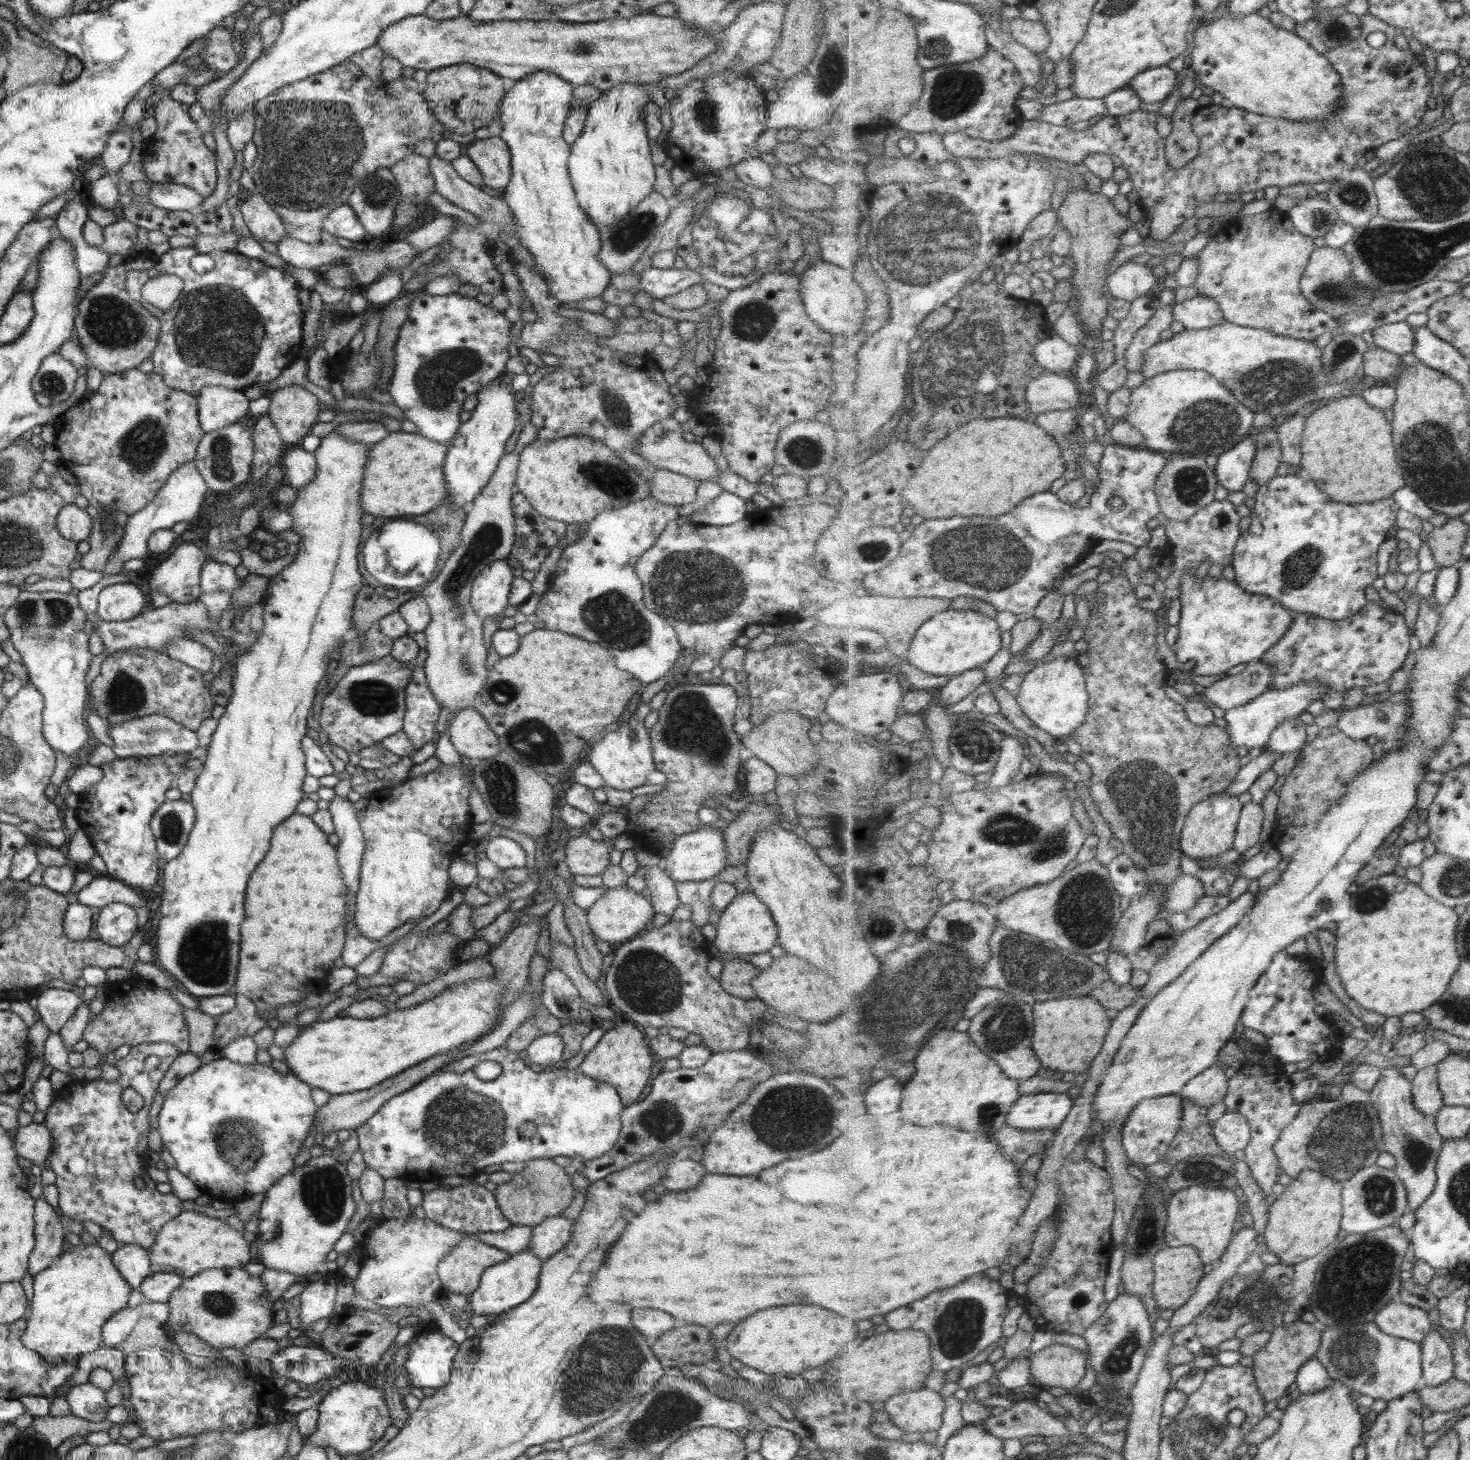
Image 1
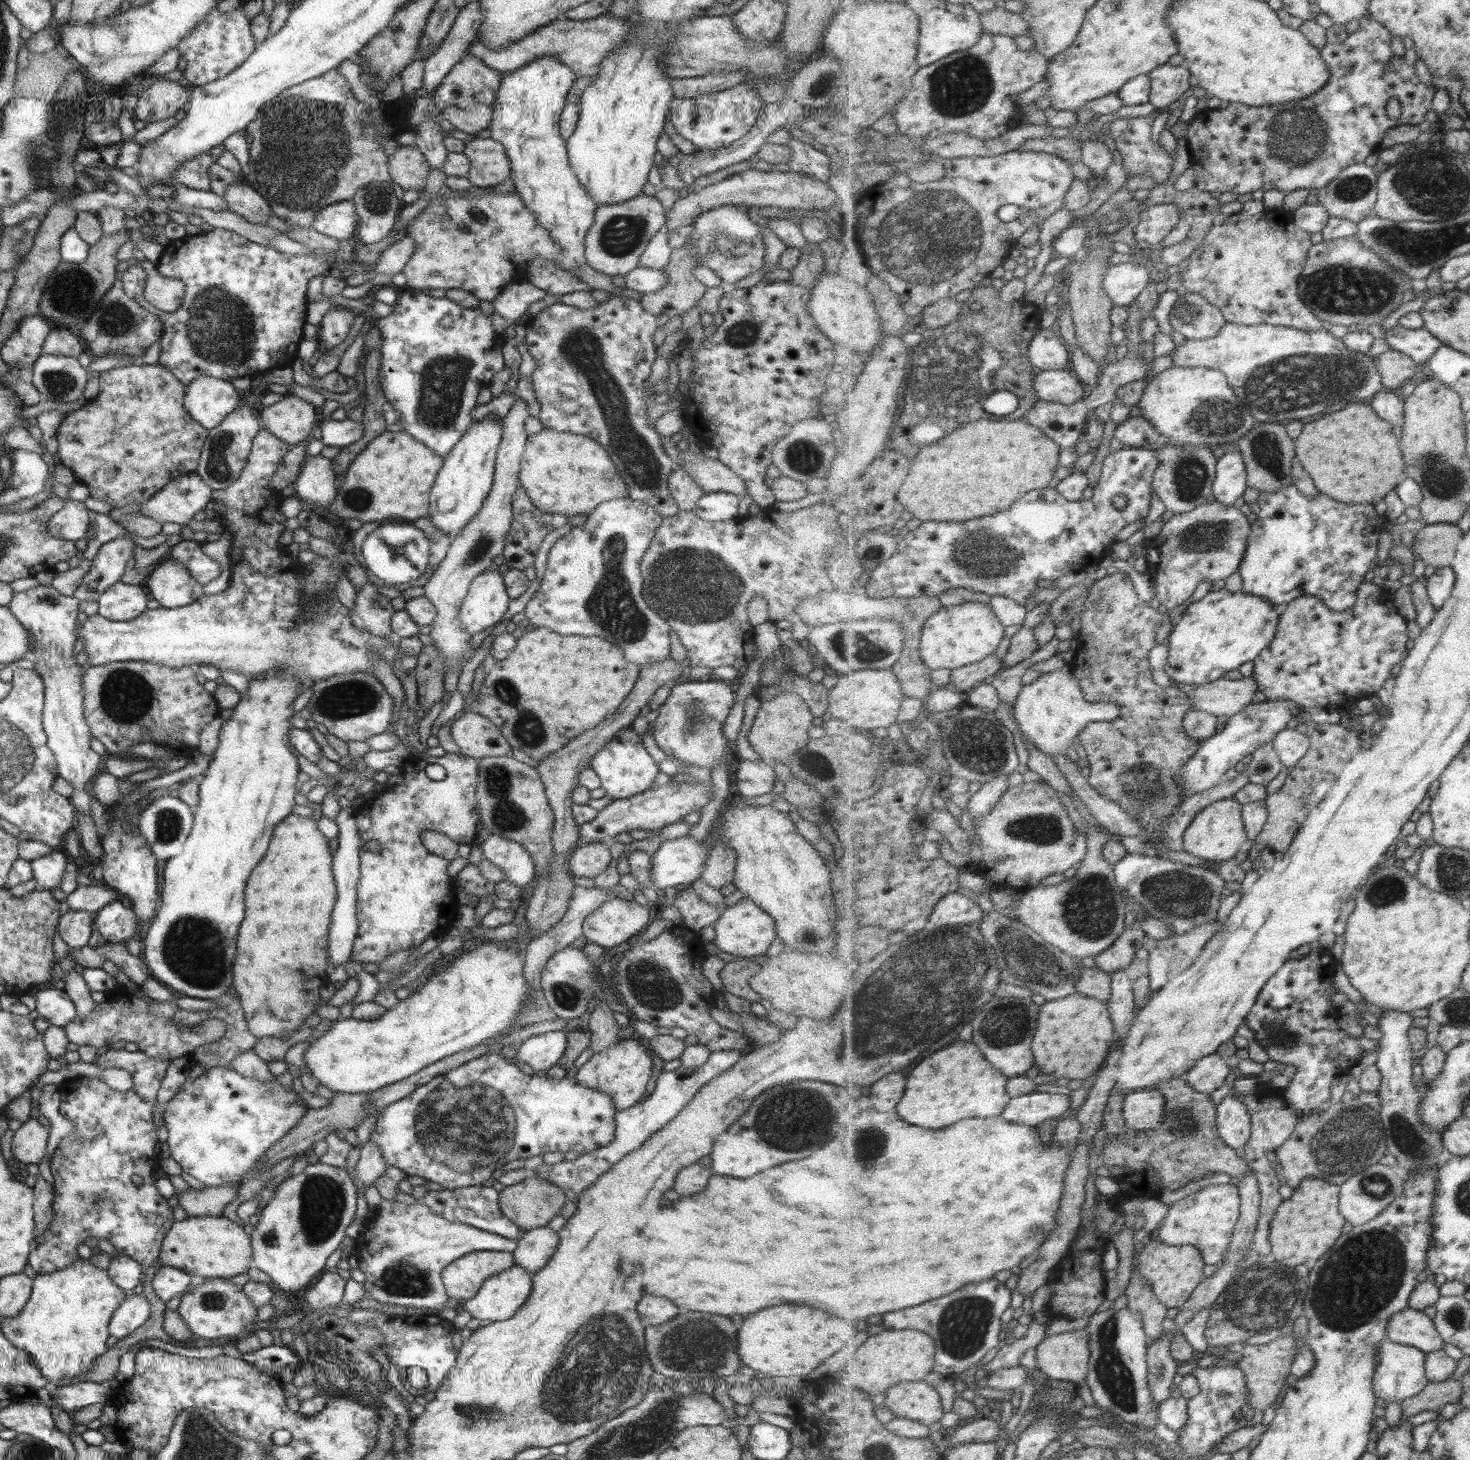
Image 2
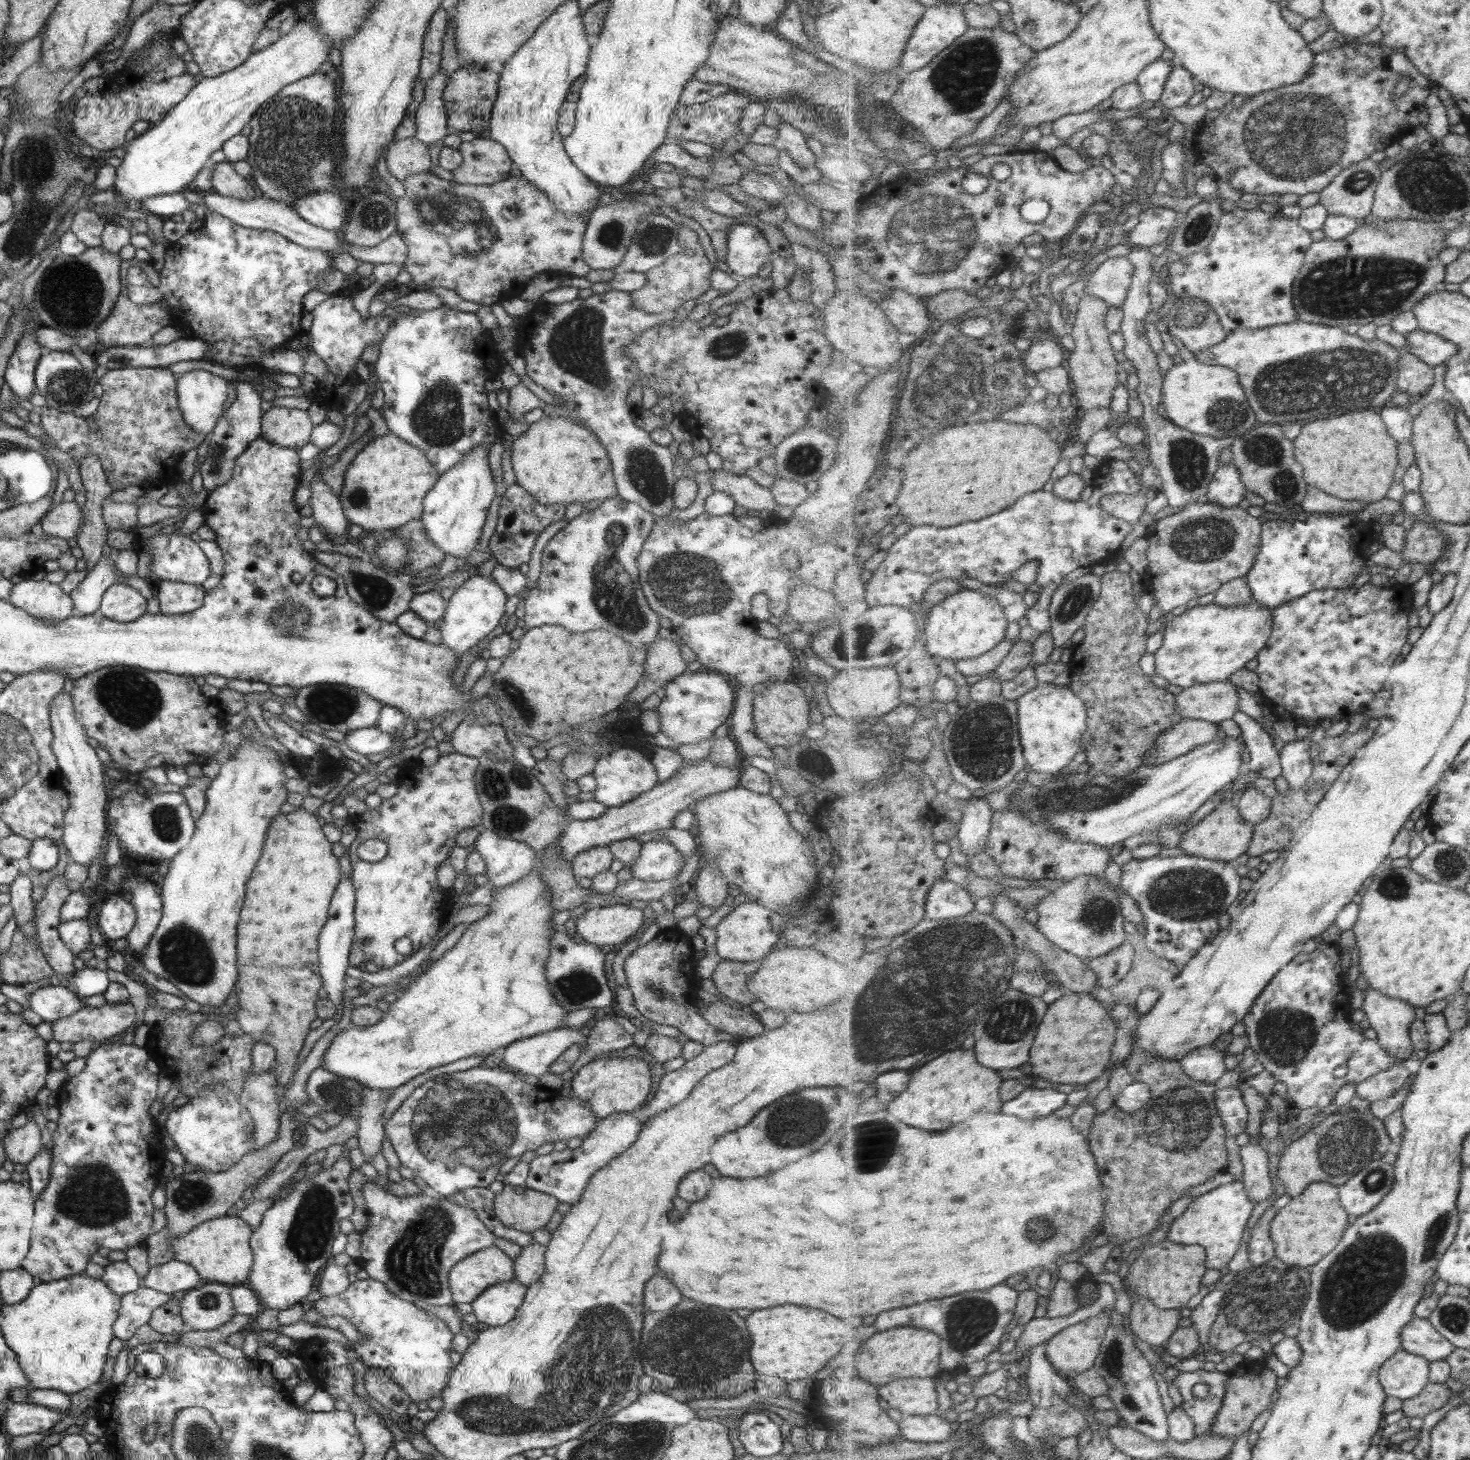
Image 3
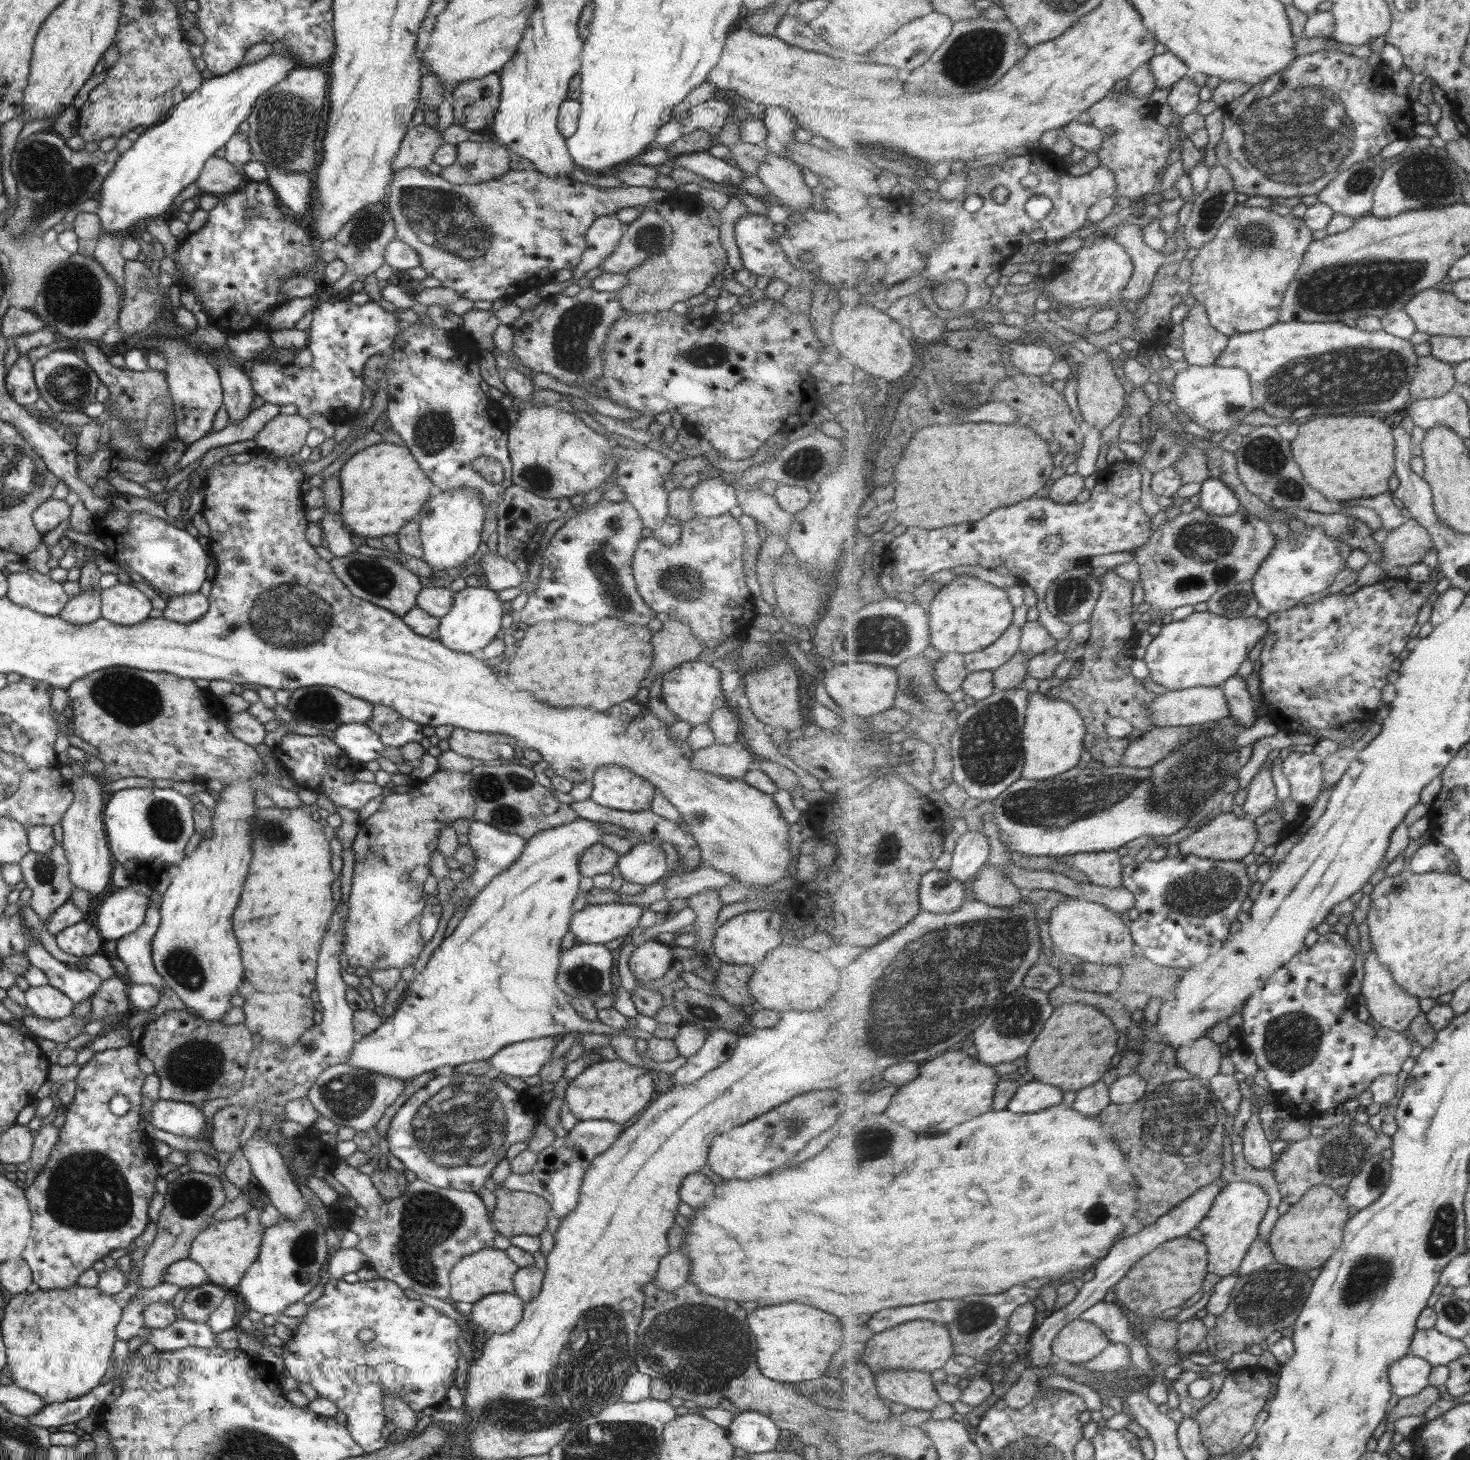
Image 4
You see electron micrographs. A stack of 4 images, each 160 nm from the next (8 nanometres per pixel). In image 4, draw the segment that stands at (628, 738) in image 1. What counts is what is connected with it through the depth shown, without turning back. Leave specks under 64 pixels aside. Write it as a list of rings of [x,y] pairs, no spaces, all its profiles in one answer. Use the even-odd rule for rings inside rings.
[[[621,765],[598,766],[593,771],[591,802],[611,810],[639,812],[650,809],[654,786]]]

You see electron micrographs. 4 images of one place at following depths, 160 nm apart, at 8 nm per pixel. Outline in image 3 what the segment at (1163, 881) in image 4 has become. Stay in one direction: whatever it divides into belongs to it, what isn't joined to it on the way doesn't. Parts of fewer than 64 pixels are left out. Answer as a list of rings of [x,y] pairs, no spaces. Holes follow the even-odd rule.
[[[1175,855],[1172,857],[1159,857],[1135,859],[1121,867],[1122,892],[1132,896],[1141,910],[1146,914],[1146,935],[1143,936],[1146,945],[1159,958],[1167,959],[1180,968],[1187,963],[1205,945],[1218,935],[1217,917],[1227,914],[1229,906],[1237,900],[1241,894],[1240,867],[1235,862],[1217,861],[1197,855]]]

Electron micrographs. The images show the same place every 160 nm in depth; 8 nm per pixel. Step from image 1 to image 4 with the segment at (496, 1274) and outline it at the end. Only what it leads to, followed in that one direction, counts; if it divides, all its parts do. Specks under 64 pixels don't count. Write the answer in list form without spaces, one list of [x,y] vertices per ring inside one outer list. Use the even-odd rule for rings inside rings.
[[[515,1292],[487,1294],[472,1304],[468,1318],[486,1333],[507,1333],[520,1321],[523,1305]]]

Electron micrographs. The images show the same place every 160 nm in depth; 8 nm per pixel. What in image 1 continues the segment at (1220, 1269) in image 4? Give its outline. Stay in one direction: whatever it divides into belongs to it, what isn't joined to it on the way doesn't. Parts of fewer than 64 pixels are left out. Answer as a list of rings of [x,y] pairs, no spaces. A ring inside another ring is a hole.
[[[1190,1186],[1176,1191],[1168,1202],[1168,1223],[1165,1229],[1169,1247],[1194,1246],[1202,1255],[1204,1265],[1216,1265],[1231,1244],[1240,1203],[1231,1189]]]

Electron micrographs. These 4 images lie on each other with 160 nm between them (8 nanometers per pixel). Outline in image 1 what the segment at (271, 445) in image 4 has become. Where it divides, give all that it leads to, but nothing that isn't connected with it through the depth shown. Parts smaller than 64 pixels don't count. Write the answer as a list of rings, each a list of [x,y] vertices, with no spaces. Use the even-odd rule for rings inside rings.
[[[286,386],[268,393],[267,415],[278,430],[280,439],[287,446],[297,442],[310,432],[316,422],[320,406],[311,392],[300,386]]]

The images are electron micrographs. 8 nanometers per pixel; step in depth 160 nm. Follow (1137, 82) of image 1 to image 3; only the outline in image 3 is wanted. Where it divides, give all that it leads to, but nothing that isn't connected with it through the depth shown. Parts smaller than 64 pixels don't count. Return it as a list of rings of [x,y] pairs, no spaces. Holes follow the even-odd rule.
[[[1179,64],[1173,70],[1173,74],[1167,79],[1165,92],[1159,101],[1162,109],[1172,109],[1187,105],[1191,96],[1195,94],[1195,85],[1197,81],[1191,72]]]

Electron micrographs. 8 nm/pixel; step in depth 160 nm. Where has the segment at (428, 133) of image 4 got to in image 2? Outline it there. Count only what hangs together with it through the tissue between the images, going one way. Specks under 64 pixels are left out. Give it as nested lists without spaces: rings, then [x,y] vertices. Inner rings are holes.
[[[400,145],[387,159],[388,174],[398,191],[416,190],[420,192],[426,185],[429,164],[421,151],[414,145]]]

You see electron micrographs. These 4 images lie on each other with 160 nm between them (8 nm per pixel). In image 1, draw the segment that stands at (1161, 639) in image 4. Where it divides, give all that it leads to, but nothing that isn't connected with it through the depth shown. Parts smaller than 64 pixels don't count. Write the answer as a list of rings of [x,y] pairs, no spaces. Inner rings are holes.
[[[1195,574],[1183,576],[1179,635],[1173,651],[1180,663],[1194,662],[1191,676],[1215,676],[1237,664],[1252,664],[1265,657],[1286,636],[1295,614],[1276,598],[1252,594],[1236,582],[1206,576],[1201,582]]]

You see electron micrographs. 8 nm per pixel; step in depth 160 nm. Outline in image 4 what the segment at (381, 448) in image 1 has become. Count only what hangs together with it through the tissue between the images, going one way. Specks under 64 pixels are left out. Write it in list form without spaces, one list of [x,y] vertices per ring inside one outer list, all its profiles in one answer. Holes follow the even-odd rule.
[[[382,441],[359,449],[337,473],[342,492],[341,522],[351,534],[369,539],[396,534],[401,526],[416,520],[423,504],[435,490],[403,444]]]

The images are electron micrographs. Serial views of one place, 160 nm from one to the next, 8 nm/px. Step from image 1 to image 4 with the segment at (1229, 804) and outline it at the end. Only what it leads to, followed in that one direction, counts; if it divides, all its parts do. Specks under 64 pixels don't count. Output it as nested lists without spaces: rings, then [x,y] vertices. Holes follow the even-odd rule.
[[[1219,812],[1213,820],[1191,833],[1177,845],[1181,854],[1194,854],[1199,855],[1199,858],[1219,859],[1220,861],[1239,861],[1253,852],[1257,841],[1258,827],[1254,819],[1247,816],[1239,818],[1237,814],[1231,812]]]

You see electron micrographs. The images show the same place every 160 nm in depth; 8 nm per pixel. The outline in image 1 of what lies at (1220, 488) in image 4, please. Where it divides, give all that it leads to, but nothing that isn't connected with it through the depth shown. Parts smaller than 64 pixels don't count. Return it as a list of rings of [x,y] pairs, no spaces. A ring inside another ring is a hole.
[[[1253,436],[1242,440],[1239,444],[1219,455],[1215,471],[1218,476],[1218,481],[1228,492],[1239,492],[1243,490],[1243,486],[1251,479],[1250,470],[1254,464],[1258,446]]]

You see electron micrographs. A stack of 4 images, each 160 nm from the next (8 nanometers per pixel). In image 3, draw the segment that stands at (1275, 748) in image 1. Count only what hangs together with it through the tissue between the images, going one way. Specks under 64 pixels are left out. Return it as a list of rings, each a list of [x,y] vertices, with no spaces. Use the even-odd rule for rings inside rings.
[[[1295,739],[1285,743],[1280,750],[1282,776],[1293,790],[1303,790],[1312,775],[1314,766],[1311,762],[1310,743]]]

